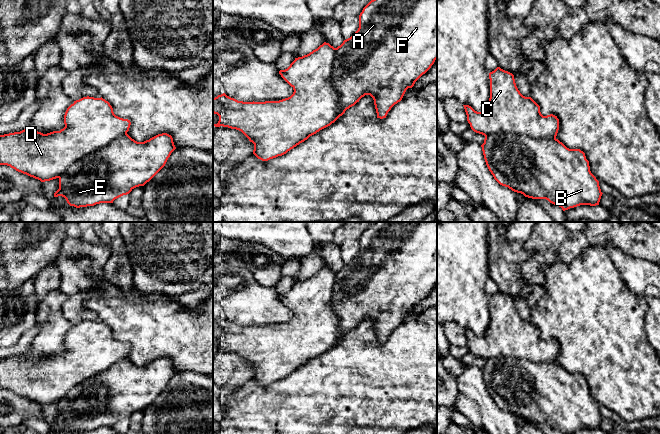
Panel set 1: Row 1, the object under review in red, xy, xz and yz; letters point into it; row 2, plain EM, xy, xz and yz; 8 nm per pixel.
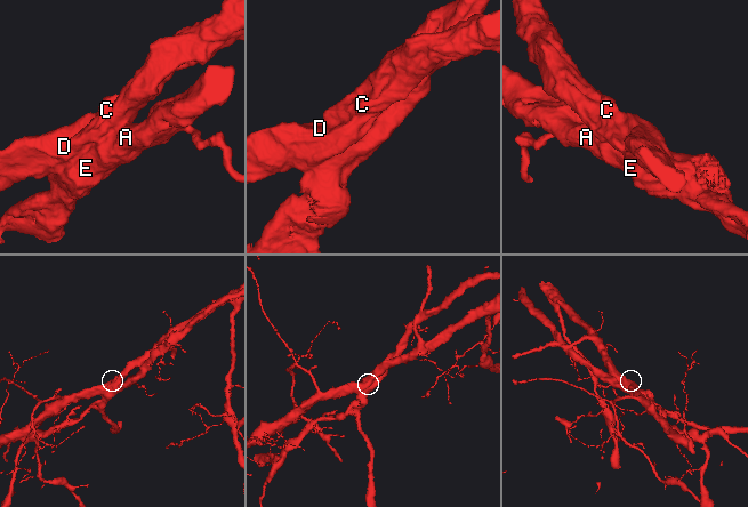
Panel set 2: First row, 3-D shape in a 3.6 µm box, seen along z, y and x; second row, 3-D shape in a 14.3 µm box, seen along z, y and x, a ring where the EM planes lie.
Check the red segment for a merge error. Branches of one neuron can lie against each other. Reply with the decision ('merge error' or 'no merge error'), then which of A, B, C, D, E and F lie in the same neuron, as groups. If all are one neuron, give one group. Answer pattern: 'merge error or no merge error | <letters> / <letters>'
merge error | A B E F / C D

